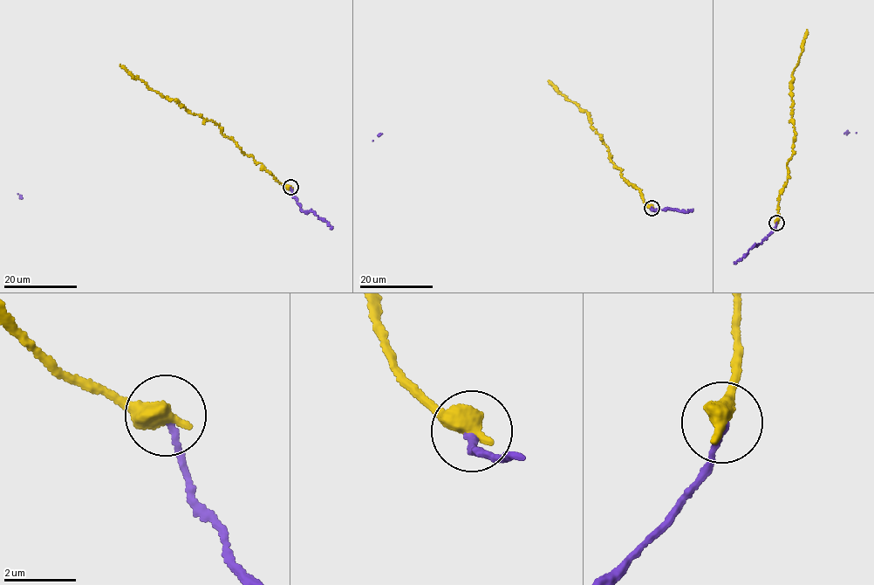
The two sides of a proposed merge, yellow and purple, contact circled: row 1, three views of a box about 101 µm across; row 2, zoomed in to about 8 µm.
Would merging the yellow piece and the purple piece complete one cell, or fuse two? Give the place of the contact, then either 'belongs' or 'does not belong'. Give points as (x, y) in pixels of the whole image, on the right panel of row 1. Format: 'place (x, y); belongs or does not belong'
place (776, 223); does not belong

